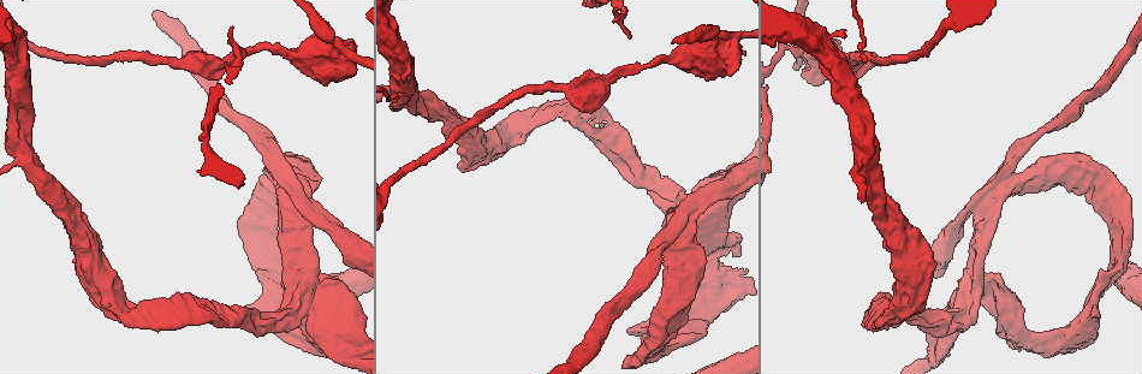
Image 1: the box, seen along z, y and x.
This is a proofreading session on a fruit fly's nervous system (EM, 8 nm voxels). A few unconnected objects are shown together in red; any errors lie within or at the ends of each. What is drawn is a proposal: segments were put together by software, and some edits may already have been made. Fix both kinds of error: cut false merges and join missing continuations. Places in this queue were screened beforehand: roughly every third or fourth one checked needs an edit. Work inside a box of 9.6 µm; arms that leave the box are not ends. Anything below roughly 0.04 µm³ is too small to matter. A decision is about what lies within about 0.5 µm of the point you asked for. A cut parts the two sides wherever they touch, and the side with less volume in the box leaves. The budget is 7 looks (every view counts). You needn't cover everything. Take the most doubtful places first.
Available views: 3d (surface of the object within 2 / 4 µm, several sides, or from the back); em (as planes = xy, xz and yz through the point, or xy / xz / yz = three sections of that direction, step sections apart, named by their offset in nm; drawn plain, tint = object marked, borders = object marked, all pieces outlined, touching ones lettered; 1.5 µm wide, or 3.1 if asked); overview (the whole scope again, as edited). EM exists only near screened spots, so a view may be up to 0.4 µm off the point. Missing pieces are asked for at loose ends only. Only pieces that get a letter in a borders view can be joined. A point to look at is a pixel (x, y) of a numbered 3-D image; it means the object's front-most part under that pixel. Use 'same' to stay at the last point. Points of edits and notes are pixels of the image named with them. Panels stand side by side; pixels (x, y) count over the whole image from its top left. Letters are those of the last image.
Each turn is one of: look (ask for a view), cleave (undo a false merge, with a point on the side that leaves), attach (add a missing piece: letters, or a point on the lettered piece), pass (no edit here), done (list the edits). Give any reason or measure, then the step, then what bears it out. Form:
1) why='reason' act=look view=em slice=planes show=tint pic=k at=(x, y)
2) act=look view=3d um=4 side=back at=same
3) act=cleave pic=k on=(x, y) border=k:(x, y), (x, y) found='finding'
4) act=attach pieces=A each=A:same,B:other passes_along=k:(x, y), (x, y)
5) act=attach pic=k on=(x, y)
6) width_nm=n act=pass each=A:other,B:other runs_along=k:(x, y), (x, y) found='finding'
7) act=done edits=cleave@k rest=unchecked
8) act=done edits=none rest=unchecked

why='abrupt turn' act=look view=em um=3.1 slice=planes show=borders pic=1 at=(933, 357)

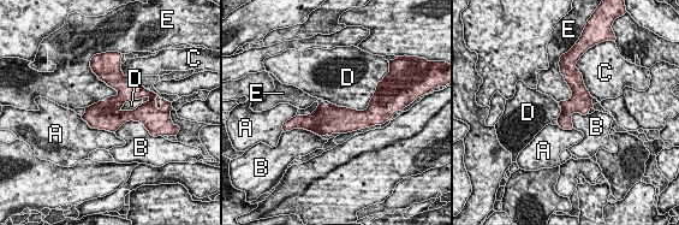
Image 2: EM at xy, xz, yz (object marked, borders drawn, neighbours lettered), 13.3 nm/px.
act=pass each=A:other,B:other,C:other,D:other,E:other border=2:(144, 125), (126, 120), (114, 132) found='continuous, no second cell'

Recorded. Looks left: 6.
why='an open end' act=look view=em slice=xz step=8 show=borders pic=1 at=(552, 117)

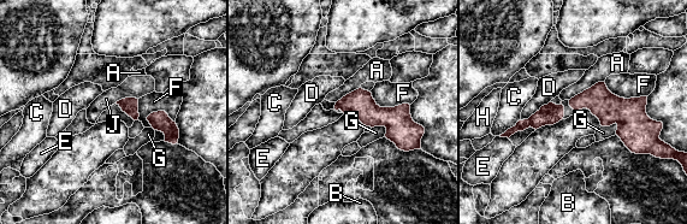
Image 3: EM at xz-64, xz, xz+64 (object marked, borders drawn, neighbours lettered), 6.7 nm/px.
act=look view=em slice=planes show=borders at=same

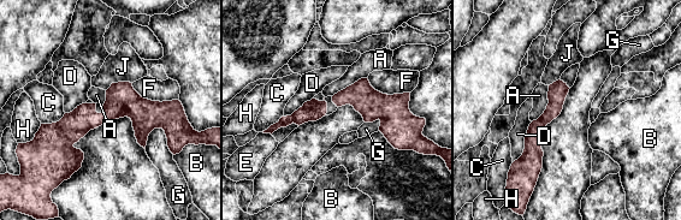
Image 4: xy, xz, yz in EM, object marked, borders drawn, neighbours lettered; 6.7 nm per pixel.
act=pass each=A:other,B:other,C:other,D:other,E:other,F:other,G:other,H:other,J:other border=4:(532, 122), (523, 152), (513, 162) found='no lettered piece goes on from it'

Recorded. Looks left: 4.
why='sudden change in width' act=look view=em slice=planes show=tint pic=1 at=(798, 58)

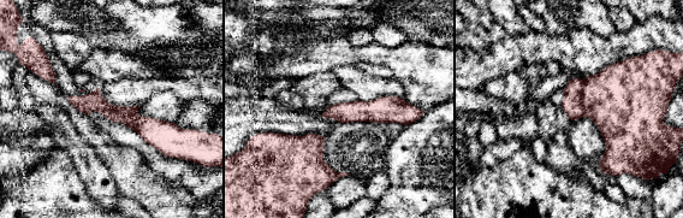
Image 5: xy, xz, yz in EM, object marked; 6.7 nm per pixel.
why='see the neighbours' act=look view=em slice=planes show=borders at=same

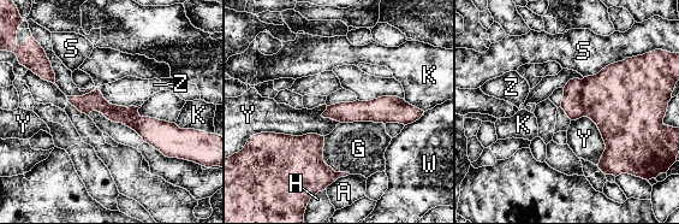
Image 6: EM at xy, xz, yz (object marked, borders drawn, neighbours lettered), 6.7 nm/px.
act=cleave pic=6 on=(571, 104) each=A:other,G:other,H:other,K:other,S:other,W:other,Y:other,Z:other border=6:(582, 80), (581, 104), (584, 116) found='two cells meet here'

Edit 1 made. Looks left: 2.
act=done edits=cleave@6 rest=unchecked

